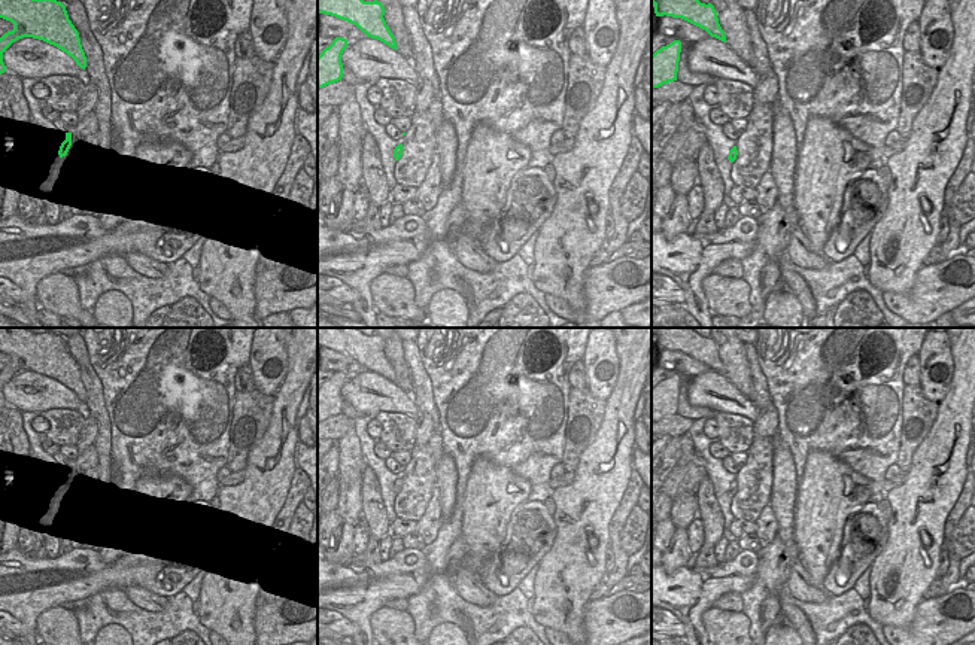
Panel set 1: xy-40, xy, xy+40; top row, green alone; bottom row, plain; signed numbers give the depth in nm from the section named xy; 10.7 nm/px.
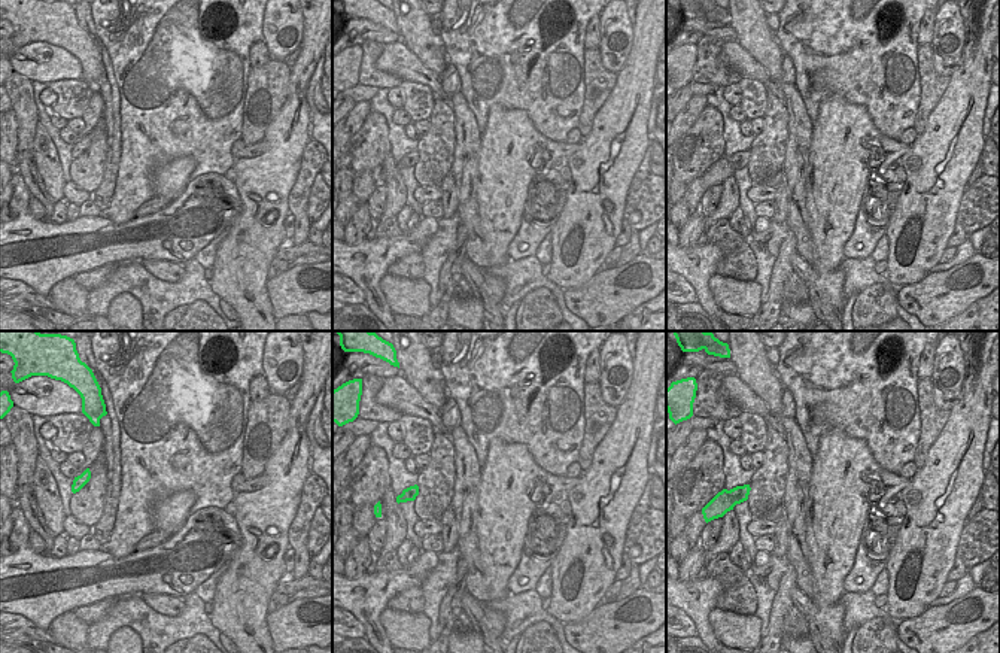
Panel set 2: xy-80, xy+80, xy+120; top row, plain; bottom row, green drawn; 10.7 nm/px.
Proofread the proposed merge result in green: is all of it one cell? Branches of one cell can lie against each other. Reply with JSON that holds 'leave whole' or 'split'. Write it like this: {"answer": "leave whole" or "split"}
{"answer": "leave whole"}

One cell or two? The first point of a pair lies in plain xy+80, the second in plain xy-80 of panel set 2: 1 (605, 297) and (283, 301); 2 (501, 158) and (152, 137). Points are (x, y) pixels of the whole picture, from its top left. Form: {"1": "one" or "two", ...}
{"1": "one", "2": "two"}

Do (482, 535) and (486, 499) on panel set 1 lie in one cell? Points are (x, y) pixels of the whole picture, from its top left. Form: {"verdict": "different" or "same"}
{"verdict": "same"}

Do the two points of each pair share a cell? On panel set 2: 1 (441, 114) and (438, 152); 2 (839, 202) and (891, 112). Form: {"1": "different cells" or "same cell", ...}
{"1": "same cell", "2": "different cells"}

